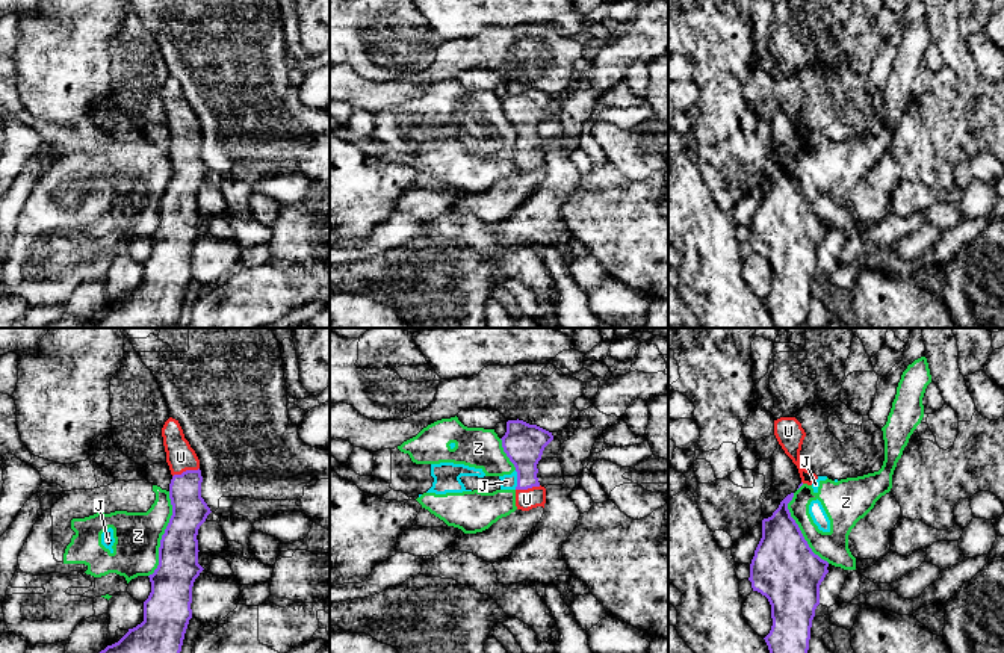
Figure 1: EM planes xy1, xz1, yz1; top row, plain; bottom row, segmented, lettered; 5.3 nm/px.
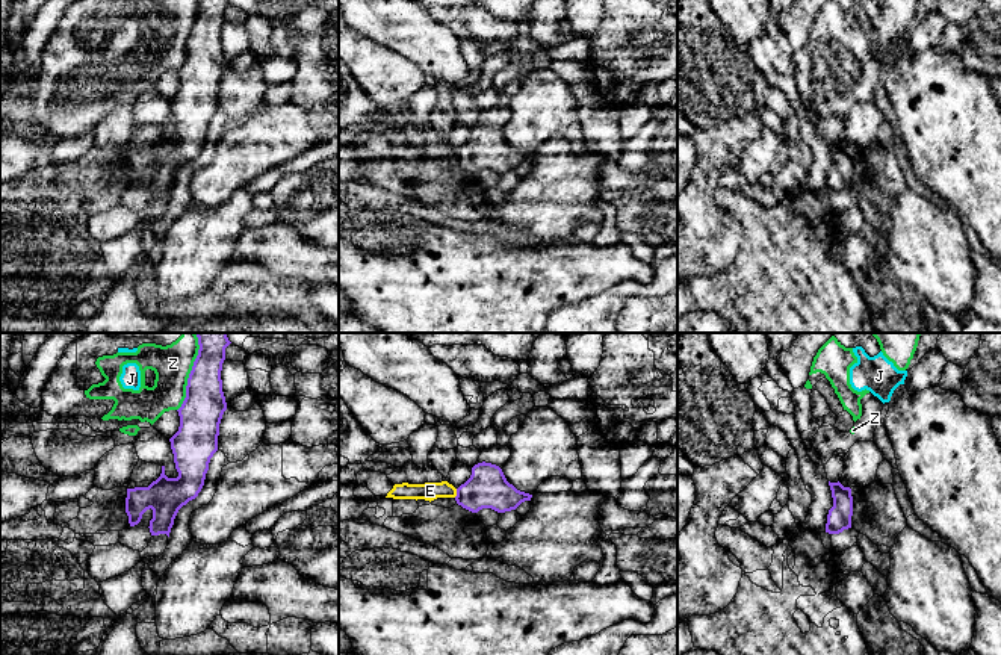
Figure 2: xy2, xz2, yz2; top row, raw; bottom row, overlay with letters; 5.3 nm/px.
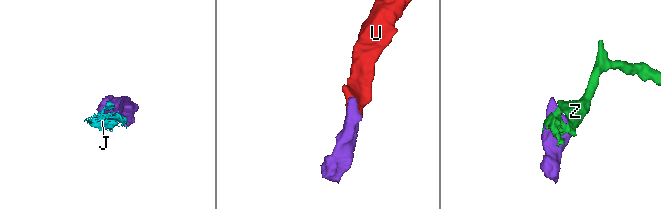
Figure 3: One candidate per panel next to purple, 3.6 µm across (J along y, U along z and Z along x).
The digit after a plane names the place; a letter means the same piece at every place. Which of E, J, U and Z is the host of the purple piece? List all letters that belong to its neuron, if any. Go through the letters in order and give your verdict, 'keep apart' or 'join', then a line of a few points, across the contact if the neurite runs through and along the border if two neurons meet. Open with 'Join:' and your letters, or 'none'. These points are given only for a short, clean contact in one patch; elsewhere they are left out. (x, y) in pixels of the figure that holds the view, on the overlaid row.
Join: U
E: keep apart
J: keep apart
U: join
Z: keep apart

